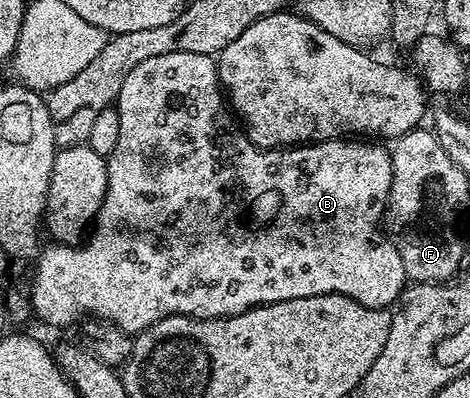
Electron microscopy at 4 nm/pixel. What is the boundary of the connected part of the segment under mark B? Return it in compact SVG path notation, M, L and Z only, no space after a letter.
M167 52L163 56L151 56L151 60L143 60L143 64L139 64L139 68L131 68L131 72L127 72L127 76L119 88L119 96L115 103L115 109L119 116L119 141L115 143L115 148L107 155L107 192L105 193L101 210L96 216L95 225L92 227L91 237L84 244L78 244L76 246L63 246L60 244L46 245L35 259L35 265L37 267L33 270L33 283L30 284L29 290L27 289L27 297L32 313L34 315L38 314L47 325L73 326L80 318L85 318L88 314L94 314L97 317L95 319L100 320L102 323L117 326L125 334L136 336L141 331L148 329L149 326L155 325L156 322L162 321L165 318L171 318L176 314L182 314L185 318L200 318L202 320L207 318L233 318L237 314L242 314L253 309L255 306L270 306L283 300L299 300L300 298L323 296L324 294L342 294L359 304L370 306L376 310L392 307L400 299L407 285L403 260L399 256L397 245L393 243L392 238L383 229L385 201L389 199L389 188L391 186L391 176L393 175L393 156L386 147L385 150L381 147L384 145L378 144L373 140L330 140L327 142L302 144L292 148L261 150L249 139L248 134L235 121L234 115L227 105L226 95L223 93L221 78L217 74L216 61L210 55L200 54L199 52Z

